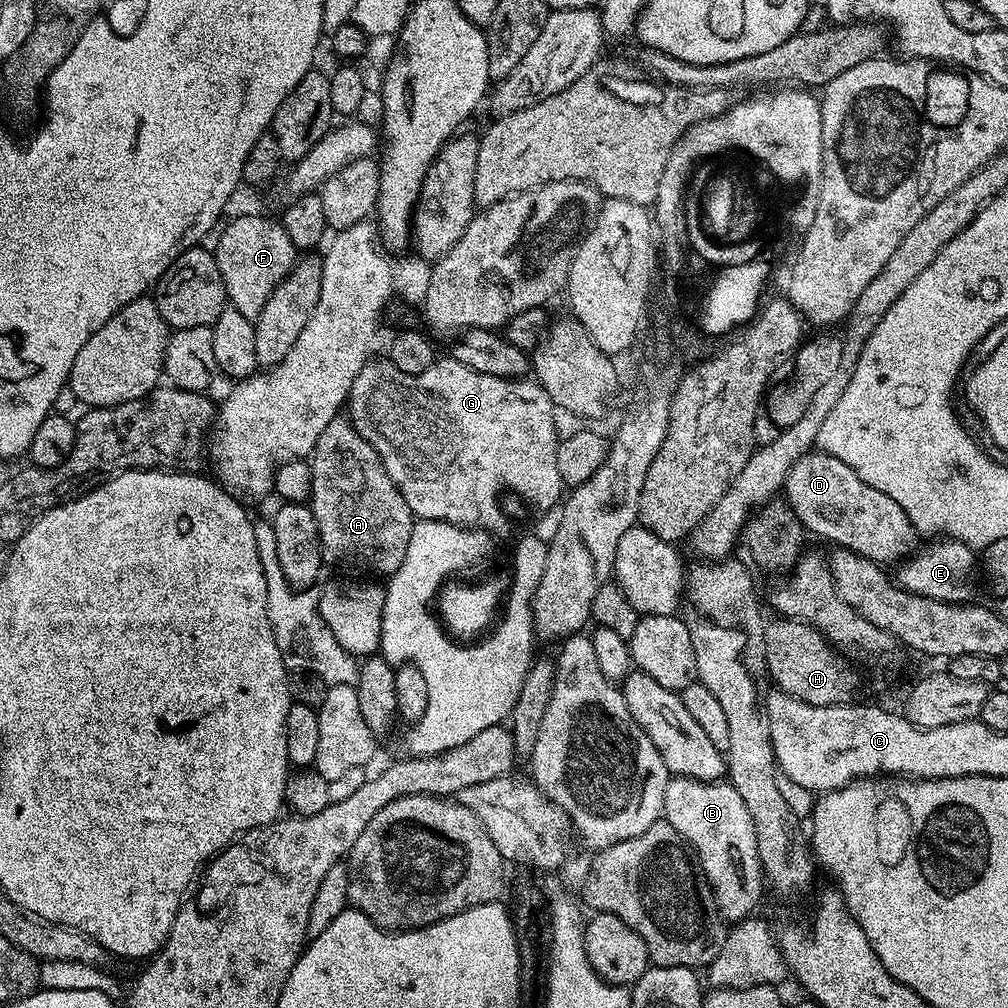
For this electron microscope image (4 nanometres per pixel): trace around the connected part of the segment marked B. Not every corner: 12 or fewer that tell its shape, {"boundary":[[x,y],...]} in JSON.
{"boundary":[[672,776],[663,819],[696,853],[728,922],[766,892],[730,782]]}

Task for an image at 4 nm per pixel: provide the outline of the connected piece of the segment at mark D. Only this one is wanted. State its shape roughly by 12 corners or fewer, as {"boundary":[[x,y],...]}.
{"boundary":[[819,450],[784,494],[805,533],[881,566],[917,551],[902,506]]}

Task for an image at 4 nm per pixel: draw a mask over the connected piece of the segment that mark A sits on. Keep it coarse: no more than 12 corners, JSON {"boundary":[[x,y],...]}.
{"boundary":[[347,415],[312,451],[329,569],[391,577],[414,517]]}

